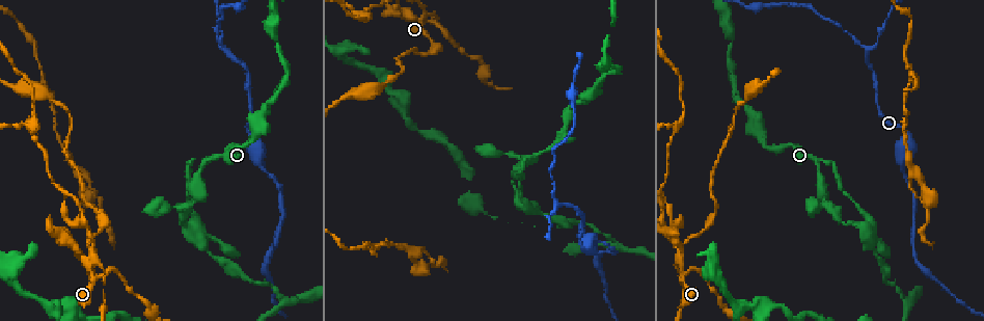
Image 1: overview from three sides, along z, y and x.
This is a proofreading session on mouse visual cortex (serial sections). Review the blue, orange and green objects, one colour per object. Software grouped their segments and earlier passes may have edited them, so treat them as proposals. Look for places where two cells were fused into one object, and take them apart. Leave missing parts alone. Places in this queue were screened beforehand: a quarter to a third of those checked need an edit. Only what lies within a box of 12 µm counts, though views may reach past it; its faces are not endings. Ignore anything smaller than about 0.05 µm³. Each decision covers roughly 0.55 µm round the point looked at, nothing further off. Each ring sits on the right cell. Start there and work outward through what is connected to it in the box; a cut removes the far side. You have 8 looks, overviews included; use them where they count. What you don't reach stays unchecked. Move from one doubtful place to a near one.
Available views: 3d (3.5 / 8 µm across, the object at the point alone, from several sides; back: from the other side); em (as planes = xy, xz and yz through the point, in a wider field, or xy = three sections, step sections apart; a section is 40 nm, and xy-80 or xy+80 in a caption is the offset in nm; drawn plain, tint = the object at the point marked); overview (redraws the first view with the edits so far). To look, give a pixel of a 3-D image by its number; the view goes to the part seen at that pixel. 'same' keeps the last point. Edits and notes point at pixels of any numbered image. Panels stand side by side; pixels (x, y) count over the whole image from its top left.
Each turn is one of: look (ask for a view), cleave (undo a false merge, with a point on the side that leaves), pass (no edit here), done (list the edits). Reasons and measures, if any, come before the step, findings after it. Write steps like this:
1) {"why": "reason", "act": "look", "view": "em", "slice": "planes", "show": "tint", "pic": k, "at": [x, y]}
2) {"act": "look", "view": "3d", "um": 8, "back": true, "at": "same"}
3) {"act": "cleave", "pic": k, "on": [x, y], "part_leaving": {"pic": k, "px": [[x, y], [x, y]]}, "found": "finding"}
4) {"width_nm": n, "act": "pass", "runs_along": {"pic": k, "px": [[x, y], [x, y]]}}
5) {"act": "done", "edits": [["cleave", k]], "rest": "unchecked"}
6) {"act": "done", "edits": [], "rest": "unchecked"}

{"why": "looks like a crossing", "act": "look", "view": "3d", "um": 3.5, "pic": 1, "at": [677, 249]}

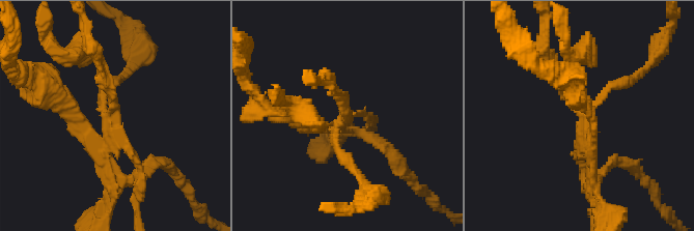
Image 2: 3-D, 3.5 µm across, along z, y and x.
{"arms": 4, "arm_widths_nm": [150, 150, 150, 150], "why": "now the EM", "act": "look", "view": "em", "slice": "planes", "show": "tint", "pic": 2, "at": [107, 118]}

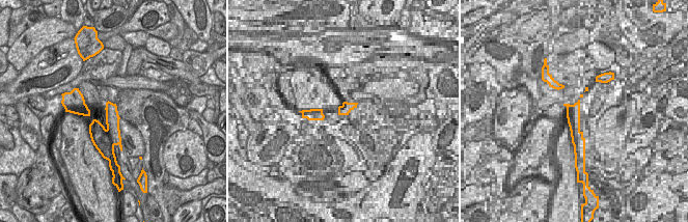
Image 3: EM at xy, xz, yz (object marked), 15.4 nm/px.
{"why": "another direction", "act": "look", "view": "em", "slice": "xy", "step": 2, "show": "tint", "at": "same"}

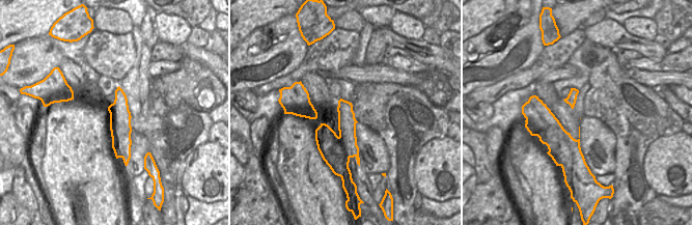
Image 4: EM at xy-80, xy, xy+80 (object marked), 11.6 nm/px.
{"act": "cleave", "pic": 2, "on": [101, 95], "part_leaving": {"pic": 2, "px": [[104, 141], [104, 84], [126, 74]]}, "found": "two cells meet here"}

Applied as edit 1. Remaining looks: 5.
{"act": "look", "view": "overview"}

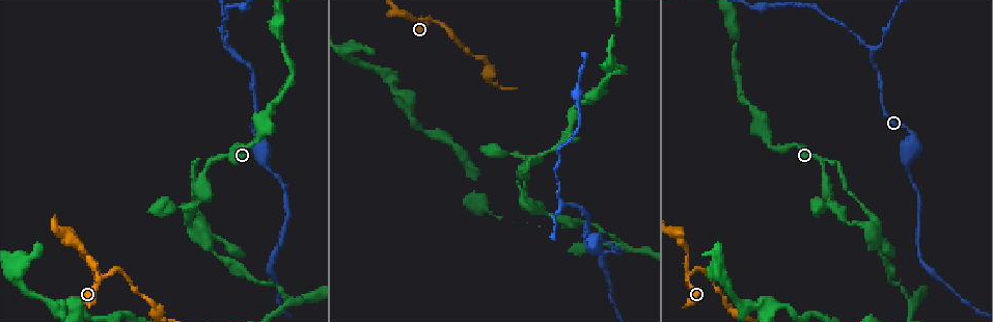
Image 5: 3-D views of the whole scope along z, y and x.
{"why": "narrows sharply", "act": "look", "view": "3d", "um": 3.5, "back": true, "pic": 5, "at": [198, 199]}

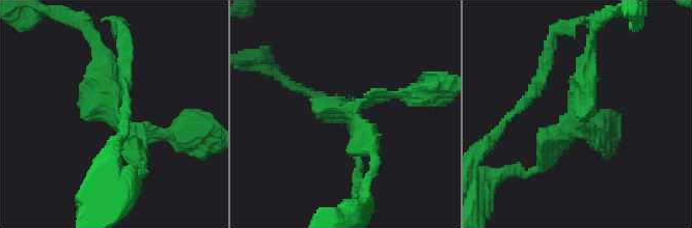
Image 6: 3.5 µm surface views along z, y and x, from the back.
{"arms": 3, "arm_widths_nm": [150, 250, 250], "act": "look", "view": "em", "slice": "xy", "step": 5, "show": "tint", "pic": 6, "at": [580, 113]}

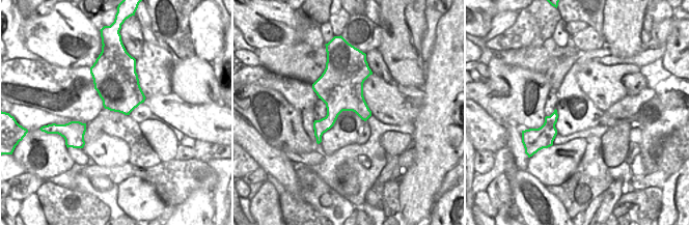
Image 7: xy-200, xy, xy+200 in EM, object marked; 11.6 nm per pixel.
{"act": "look", "view": "em", "slice": "xy", "step": 3, "show": "tint", "at": "same"}

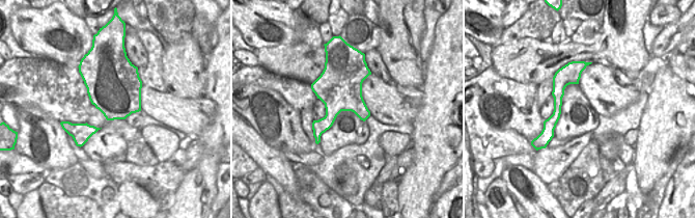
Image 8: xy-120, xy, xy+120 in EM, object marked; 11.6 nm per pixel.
{"act": "pass", "runs_along": {"pic": 6, "px": [[589, 46], [584, 104], [542, 164]]}, "found": "all the same cell"}

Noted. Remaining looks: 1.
{"act": "done", "edits": [["cleave", 2]], "rest": "unchecked"}

